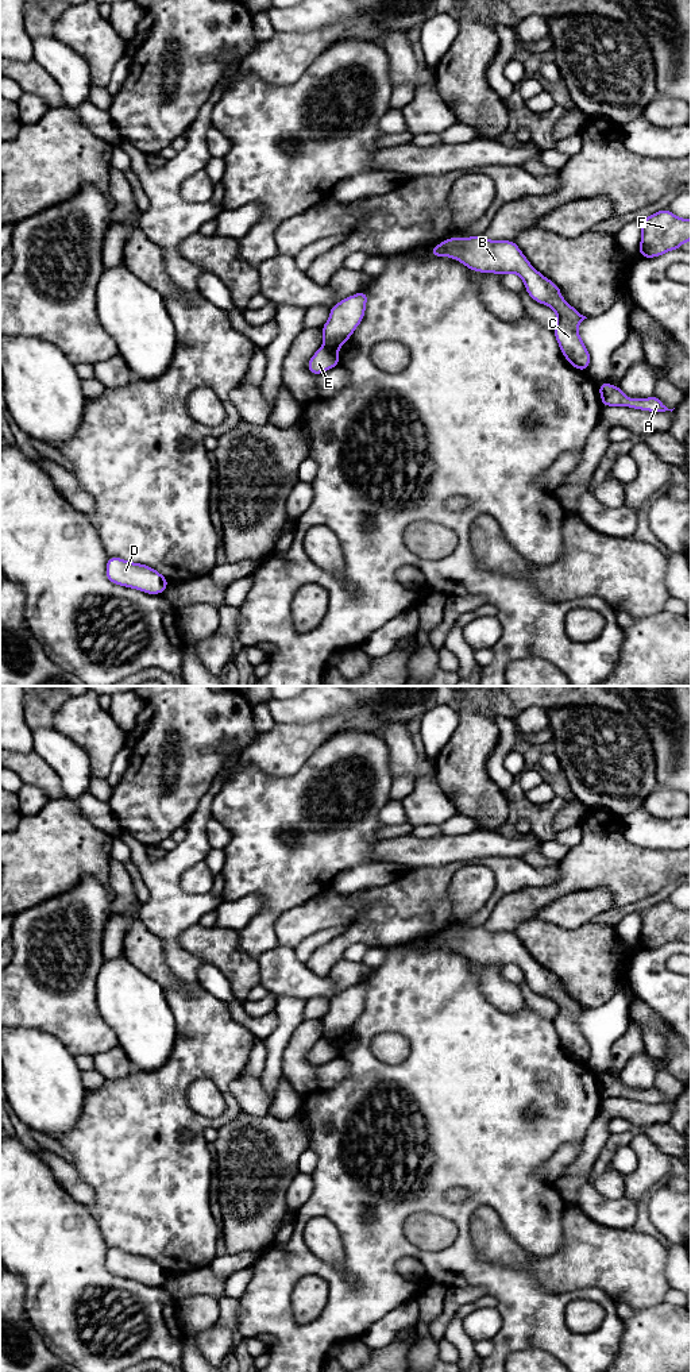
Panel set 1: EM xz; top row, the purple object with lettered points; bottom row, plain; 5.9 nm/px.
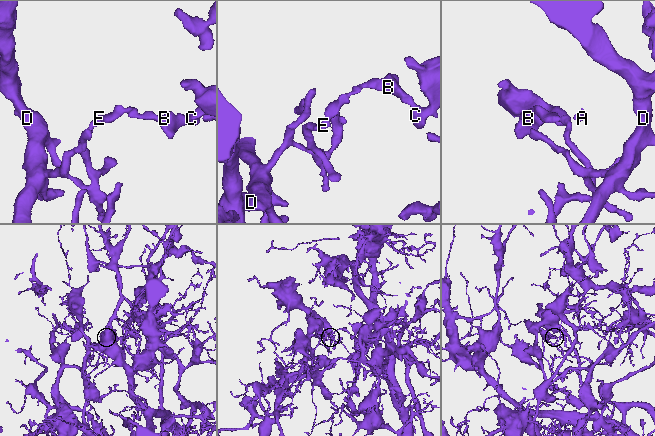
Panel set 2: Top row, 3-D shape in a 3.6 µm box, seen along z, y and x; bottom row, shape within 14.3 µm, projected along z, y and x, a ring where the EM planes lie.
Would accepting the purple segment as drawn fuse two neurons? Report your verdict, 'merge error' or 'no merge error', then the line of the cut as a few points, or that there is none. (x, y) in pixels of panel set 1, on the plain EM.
merge error | xz (323, 1036), (335, 1041)

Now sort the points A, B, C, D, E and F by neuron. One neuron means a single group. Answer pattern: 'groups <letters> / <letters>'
groups A D E / B C F

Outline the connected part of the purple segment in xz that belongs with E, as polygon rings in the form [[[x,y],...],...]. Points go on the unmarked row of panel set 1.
[[[321,1037],[313,1048],[308,1052],[308,1063],[313,1067],[325,1064],[327,1061],[340,1056],[339,1044],[328,1037]]]

